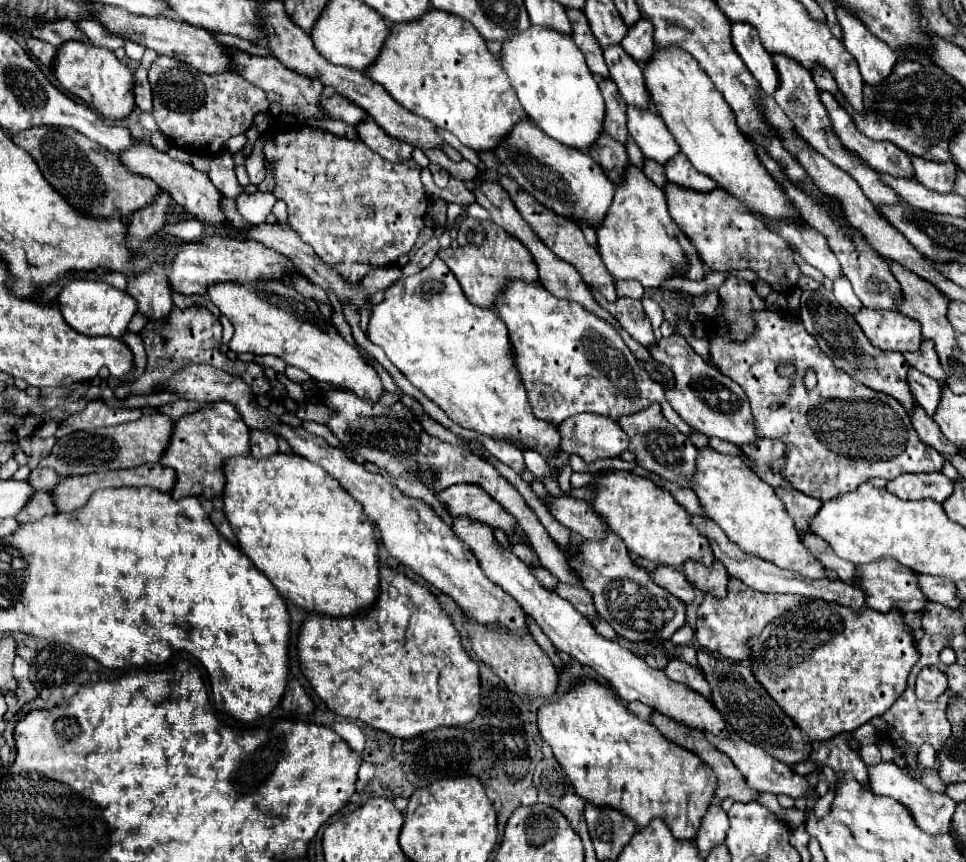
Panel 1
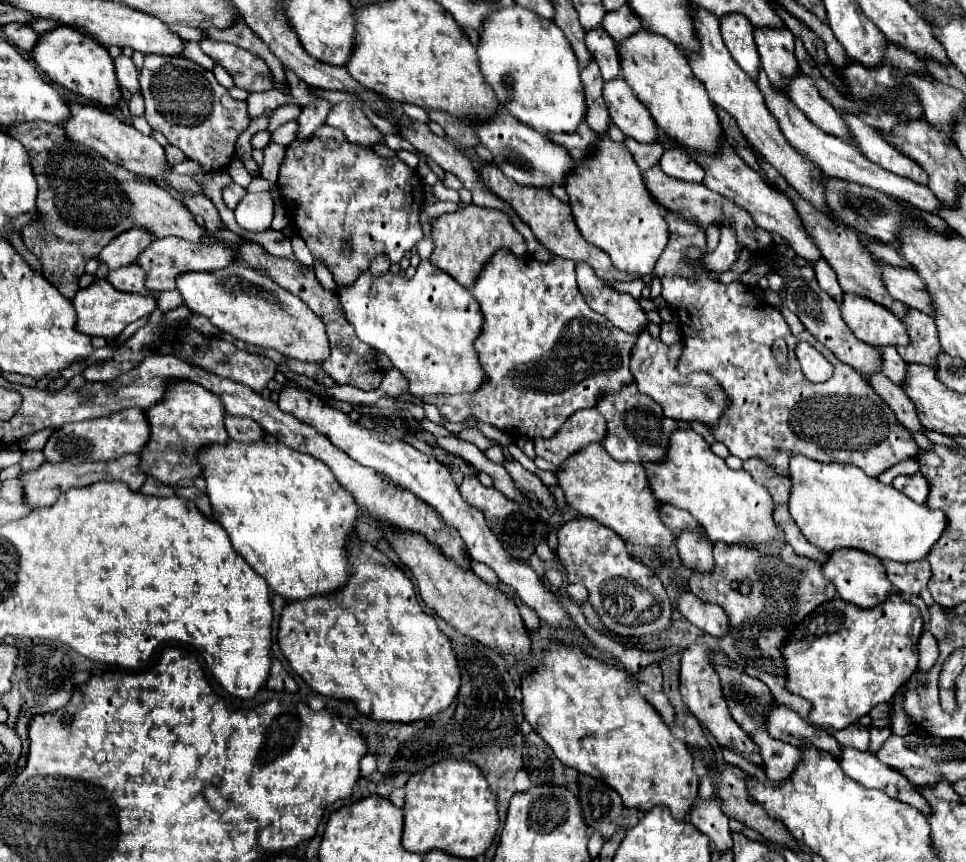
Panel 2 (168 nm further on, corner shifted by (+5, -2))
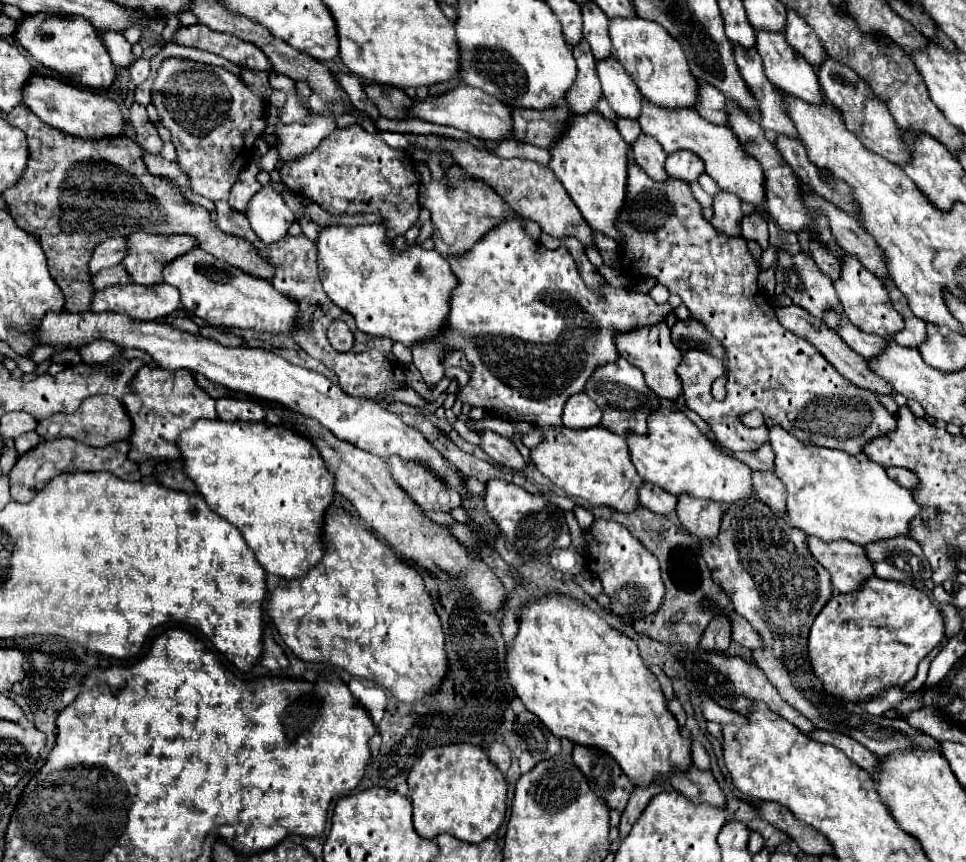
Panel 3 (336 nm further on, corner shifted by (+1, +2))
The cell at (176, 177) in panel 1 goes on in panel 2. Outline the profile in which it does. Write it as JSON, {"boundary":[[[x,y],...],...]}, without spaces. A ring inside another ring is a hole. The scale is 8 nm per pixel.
{"boundary":[[[69,102],[69,118],[63,122],[63,130],[65,130],[65,136],[69,140],[99,152],[103,158],[109,158],[111,162],[117,162],[119,166],[125,166],[127,170],[131,170],[131,172],[135,172],[143,178],[149,178],[153,182],[165,180],[163,170],[167,166],[167,158],[165,158],[163,146],[155,138],[143,136],[139,130],[135,130],[135,126],[121,122],[109,110]]]}

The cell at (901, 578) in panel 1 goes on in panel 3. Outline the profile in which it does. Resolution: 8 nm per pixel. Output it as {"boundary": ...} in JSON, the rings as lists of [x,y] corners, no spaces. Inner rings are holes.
{"boundary":[[[809,536],[813,558],[831,574],[831,584],[839,592],[855,592],[873,576],[873,564],[861,546],[847,540],[824,542]]]}

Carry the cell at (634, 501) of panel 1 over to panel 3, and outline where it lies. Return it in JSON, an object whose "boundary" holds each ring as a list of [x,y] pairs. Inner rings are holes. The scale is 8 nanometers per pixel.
{"boundary":[[[601,426],[591,430],[569,430],[561,432],[543,428],[545,440],[531,450],[533,464],[543,472],[555,486],[567,492],[567,496],[583,498],[593,506],[607,506],[615,512],[629,514],[637,510],[637,490],[641,488],[643,478],[637,474],[631,458],[625,436],[611,434]]]}

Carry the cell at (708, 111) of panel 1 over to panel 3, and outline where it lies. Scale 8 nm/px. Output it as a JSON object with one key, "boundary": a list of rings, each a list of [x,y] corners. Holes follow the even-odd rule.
{"boundary":[[[611,18],[609,20],[609,36],[613,42],[615,58],[629,72],[639,92],[653,102],[655,106],[667,110],[679,108],[697,108],[697,78],[689,74],[687,58],[681,50],[681,44],[657,22],[645,18]]]}

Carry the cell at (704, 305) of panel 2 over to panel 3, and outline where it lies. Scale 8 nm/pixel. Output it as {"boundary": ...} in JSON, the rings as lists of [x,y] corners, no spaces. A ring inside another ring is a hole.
{"boundary":[[[631,164],[627,188],[627,202],[617,222],[617,228],[623,234],[623,268],[635,276],[655,276],[657,282],[667,286],[671,294],[681,296],[683,304],[691,312],[691,318],[701,322],[705,330],[725,348],[725,358],[717,358],[703,350],[687,350],[681,364],[677,366],[677,374],[683,382],[683,398],[687,408],[697,412],[711,426],[719,444],[723,444],[731,452],[757,450],[769,440],[769,430],[773,426],[781,426],[805,444],[845,450],[857,456],[873,438],[895,430],[895,416],[887,412],[887,408],[873,392],[853,386],[825,360],[825,356],[813,344],[809,344],[805,338],[795,336],[779,324],[773,306],[757,290],[755,282],[753,288],[749,288],[749,276],[759,276],[759,268],[751,252],[747,250],[745,240],[717,232],[717,228],[703,218],[703,208],[693,198],[687,182],[673,178],[669,178],[667,182],[655,182],[639,166]],[[717,378],[727,378],[727,398],[723,402],[717,402],[711,396],[711,384]],[[751,410],[761,410],[765,420],[763,426],[747,428],[739,422],[739,414]]]}

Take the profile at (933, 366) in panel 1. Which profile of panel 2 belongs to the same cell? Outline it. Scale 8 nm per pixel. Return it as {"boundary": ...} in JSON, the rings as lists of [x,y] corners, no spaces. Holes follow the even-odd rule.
{"boundary":[[[909,308],[903,318],[903,324],[907,326],[911,342],[907,346],[899,346],[897,352],[903,356],[905,362],[933,366],[933,358],[941,350],[933,318],[915,308]]]}

